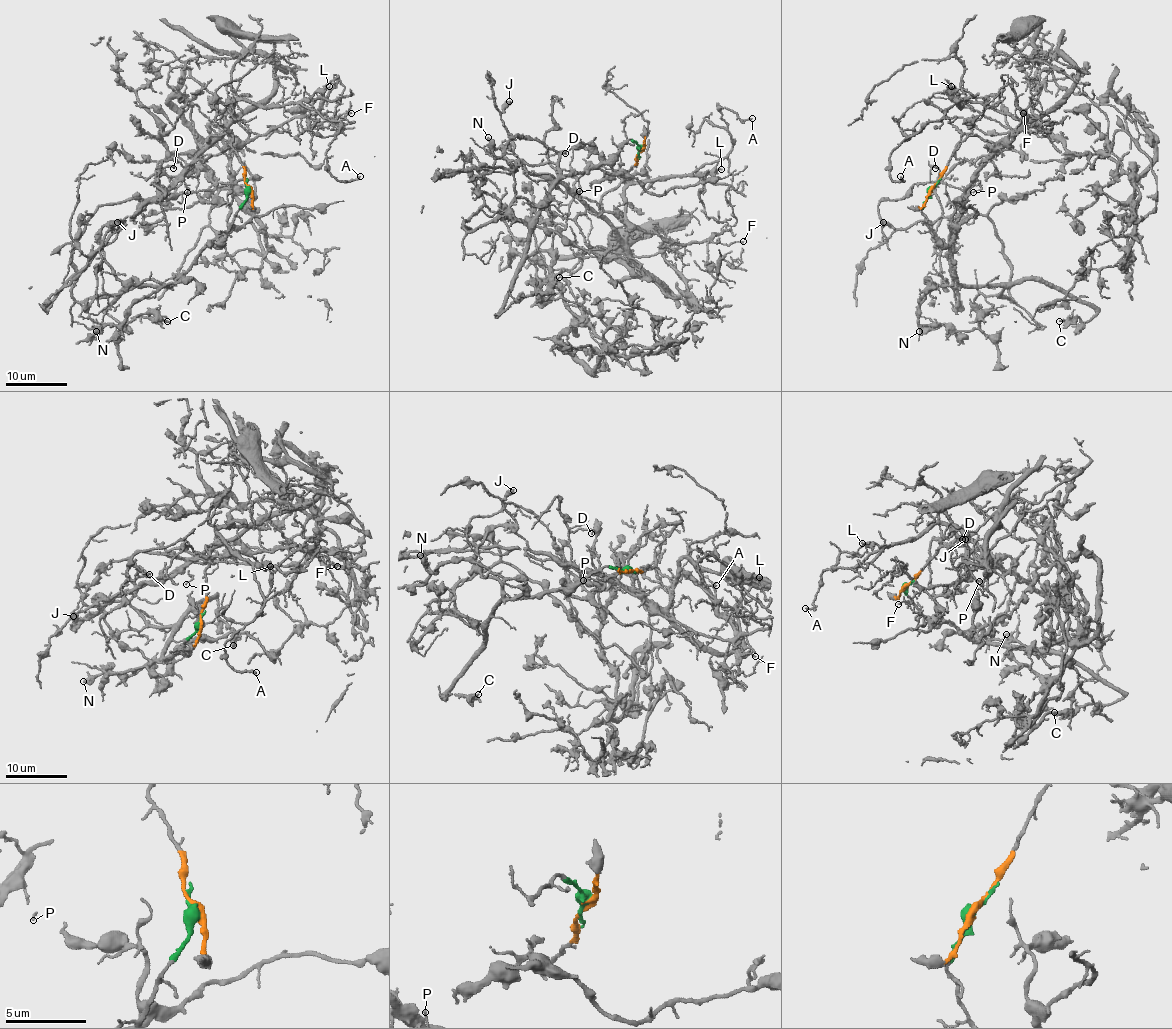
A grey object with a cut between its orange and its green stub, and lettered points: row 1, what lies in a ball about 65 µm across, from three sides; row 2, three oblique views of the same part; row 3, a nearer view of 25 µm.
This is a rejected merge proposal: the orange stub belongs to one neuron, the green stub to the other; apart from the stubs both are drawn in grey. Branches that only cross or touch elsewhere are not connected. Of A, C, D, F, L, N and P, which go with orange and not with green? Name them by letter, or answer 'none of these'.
A, D, F, L, P

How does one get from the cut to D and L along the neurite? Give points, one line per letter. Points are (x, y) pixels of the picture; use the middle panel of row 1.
D: (640, 150), (624, 178), (603, 197), (598, 214), (558, 178), (547, 155), (565, 154)
L: (640, 150), (624, 178), (601, 198), (604, 220), (623, 239), (629, 185), (705, 177), (722, 169)

